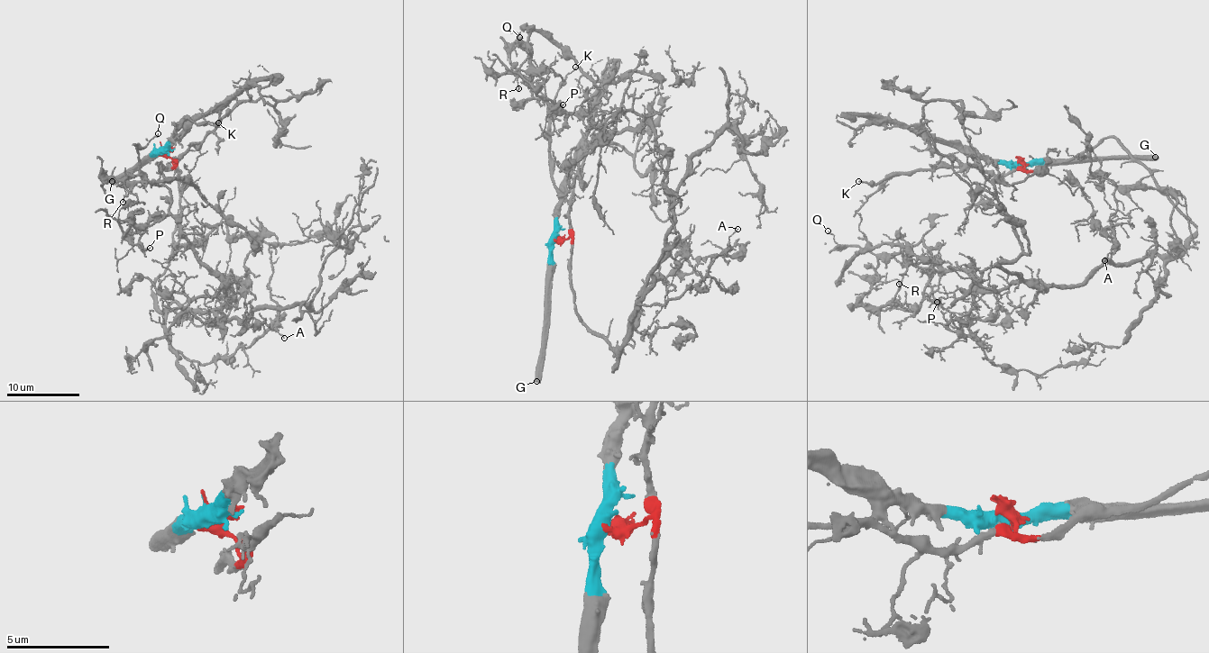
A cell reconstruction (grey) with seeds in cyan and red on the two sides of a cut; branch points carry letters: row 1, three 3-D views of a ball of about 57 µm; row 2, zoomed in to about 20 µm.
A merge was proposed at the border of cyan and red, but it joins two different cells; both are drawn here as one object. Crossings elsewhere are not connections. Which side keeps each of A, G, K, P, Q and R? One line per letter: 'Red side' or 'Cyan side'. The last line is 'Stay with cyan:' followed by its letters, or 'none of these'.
A: Red side
G: Cyan side
K: Cyan side
P: Red side
Q: Red side
R: Red side
Stay with cyan: G, K

